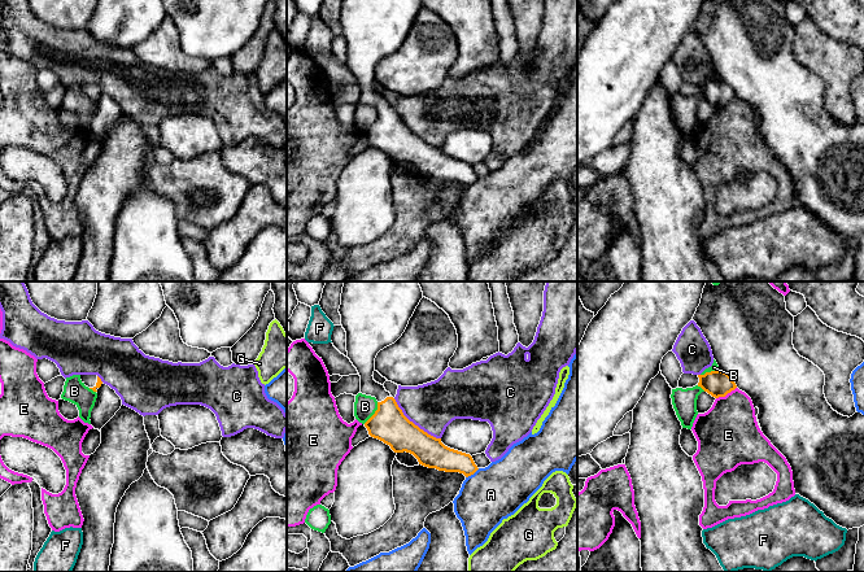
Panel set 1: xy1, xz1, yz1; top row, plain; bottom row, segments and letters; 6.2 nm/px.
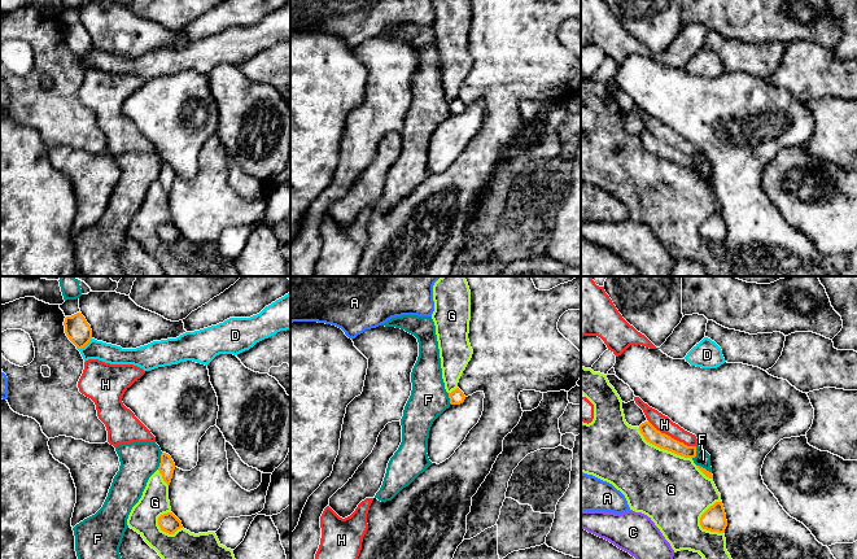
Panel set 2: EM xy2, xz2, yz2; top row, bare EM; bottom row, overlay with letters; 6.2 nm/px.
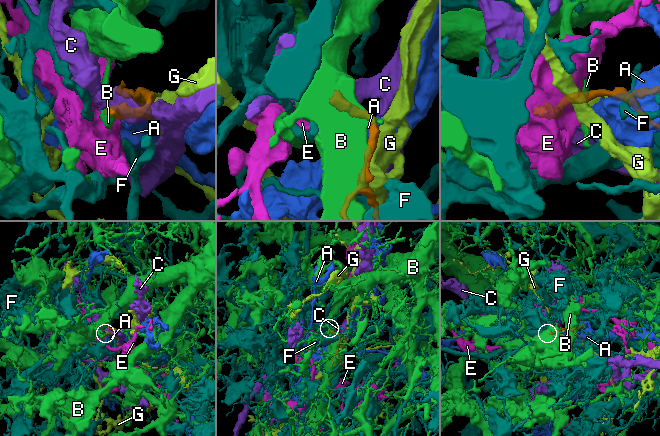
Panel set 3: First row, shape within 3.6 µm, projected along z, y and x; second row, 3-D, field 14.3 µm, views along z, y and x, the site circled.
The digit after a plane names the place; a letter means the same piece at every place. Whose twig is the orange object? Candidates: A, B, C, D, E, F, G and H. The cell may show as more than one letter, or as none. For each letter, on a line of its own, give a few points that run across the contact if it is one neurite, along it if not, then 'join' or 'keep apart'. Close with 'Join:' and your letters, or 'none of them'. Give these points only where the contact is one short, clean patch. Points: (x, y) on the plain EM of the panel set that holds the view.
A: line xz1 (479, 178), (466, 187); keep apart
B: line xz1 (378, 112), (378, 118), (363, 132); keep apart
C: line xz1 (393, 108), (410, 130), (440, 148); keep apart
D: keep apart
E: line yz1 (736, 96), (716, 108); keep apart
F: line xy2 (162, 162), (157, 178); keep apart
G: keep apart
H: keep apart
Join: none of them

